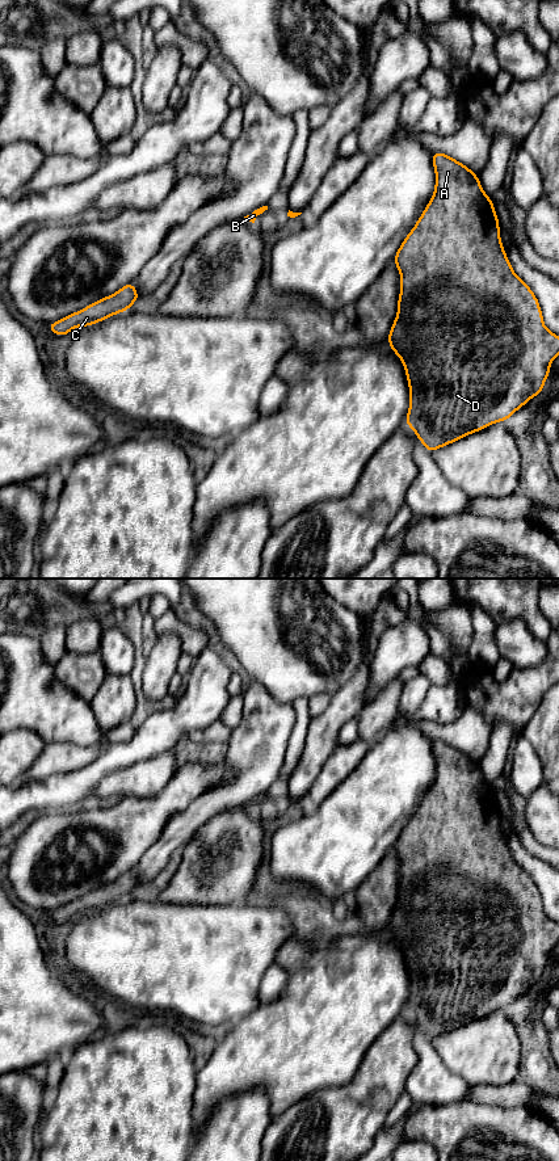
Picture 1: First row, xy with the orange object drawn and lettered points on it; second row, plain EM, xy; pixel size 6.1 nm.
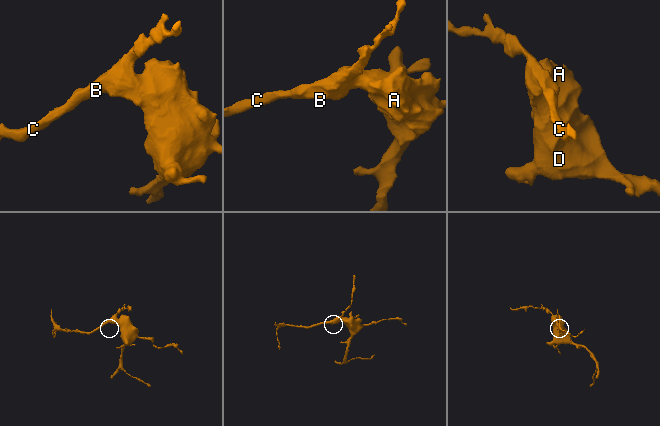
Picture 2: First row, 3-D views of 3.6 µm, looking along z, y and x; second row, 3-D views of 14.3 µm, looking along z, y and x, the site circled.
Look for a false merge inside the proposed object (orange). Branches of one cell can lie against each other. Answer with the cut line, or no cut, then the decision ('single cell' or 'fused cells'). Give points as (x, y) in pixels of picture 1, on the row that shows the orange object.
no cut; single cell

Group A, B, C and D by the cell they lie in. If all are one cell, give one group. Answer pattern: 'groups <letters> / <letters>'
groups A B C D

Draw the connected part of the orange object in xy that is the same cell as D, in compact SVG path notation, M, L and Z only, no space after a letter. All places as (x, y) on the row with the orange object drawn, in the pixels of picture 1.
M433 152L432 161L436 174L433 197L392 258L400 273L400 293L398 299L398 314L387 337L391 350L400 358L404 366L408 382L409 408L405 424L415 432L419 441L429 453L483 430L495 422L505 422L530 399L542 394L545 382L550 375L550 366L559 356L559 336L554 335L543 324L541 304L535 294L525 281L514 273L501 243L499 218L495 206L492 199L483 190L478 174L444 152Z

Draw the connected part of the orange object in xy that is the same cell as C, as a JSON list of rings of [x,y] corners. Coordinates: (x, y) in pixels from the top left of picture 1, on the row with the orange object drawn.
[[[130,282],[114,294],[88,304],[83,310],[76,311],[55,323],[47,324],[47,327],[56,336],[70,335],[70,332],[76,327],[84,328],[97,324],[113,315],[127,311],[138,299],[138,291],[133,282]]]

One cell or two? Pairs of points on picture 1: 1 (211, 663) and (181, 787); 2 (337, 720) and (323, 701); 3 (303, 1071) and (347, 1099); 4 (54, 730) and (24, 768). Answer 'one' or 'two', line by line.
1: two
2: two
3: two
4: two

